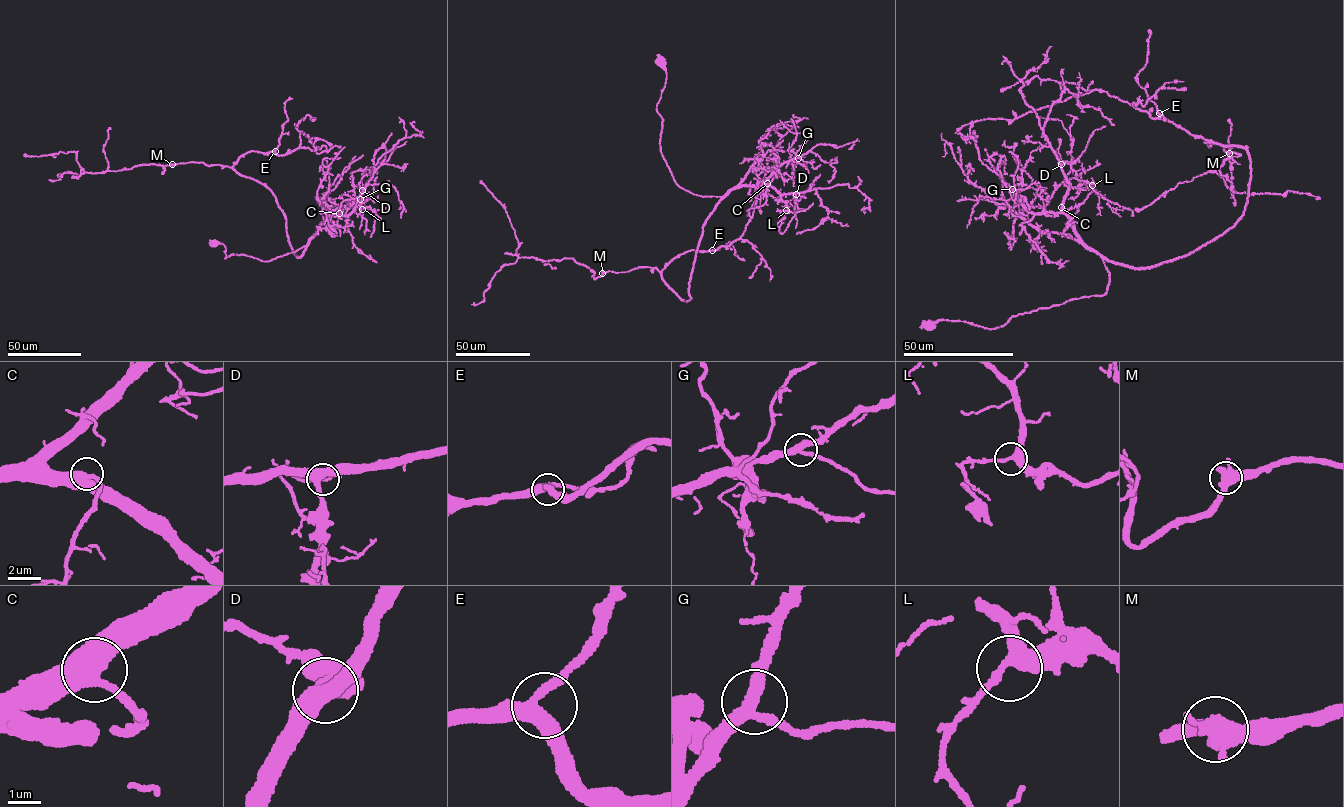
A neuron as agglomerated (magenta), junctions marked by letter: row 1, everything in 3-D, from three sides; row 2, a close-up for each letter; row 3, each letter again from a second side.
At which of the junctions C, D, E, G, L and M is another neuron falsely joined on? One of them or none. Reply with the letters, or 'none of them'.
none of them

